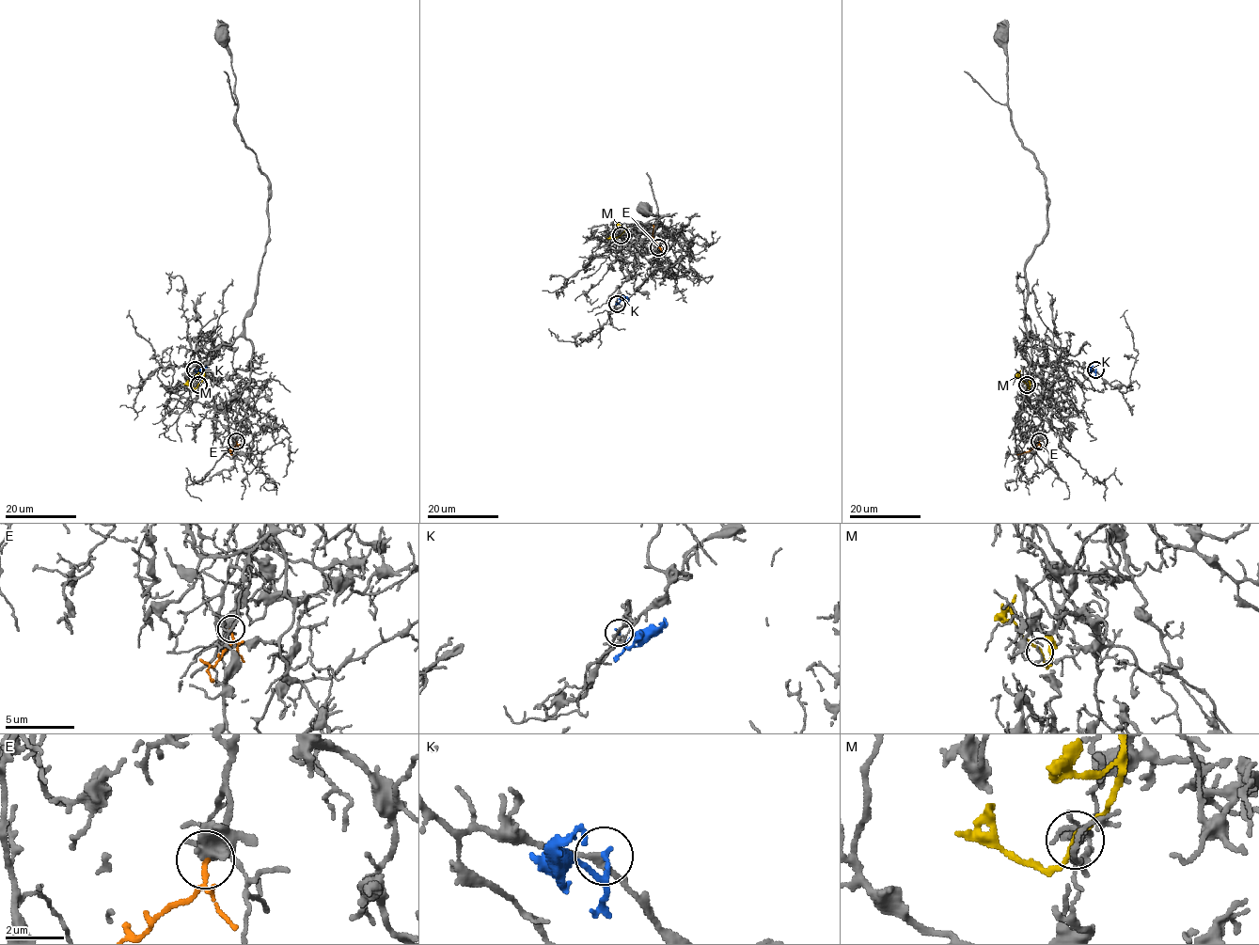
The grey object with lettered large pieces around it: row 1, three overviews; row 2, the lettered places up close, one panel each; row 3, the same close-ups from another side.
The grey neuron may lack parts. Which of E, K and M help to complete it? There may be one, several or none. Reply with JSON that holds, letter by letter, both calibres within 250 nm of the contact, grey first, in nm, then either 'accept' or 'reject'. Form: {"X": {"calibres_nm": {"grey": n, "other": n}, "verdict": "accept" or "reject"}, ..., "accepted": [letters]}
{"E": {"calibres_nm": {"grey": 500, "other": 120}, "verdict": "reject"}, "K": {"calibres_nm": {"grey": 180, "other": 120}, "verdict": "accept"}, "M": {"calibres_nm": {"grey": 130, "other": 150}, "verdict": "reject"}, "accepted": ["K"]}

